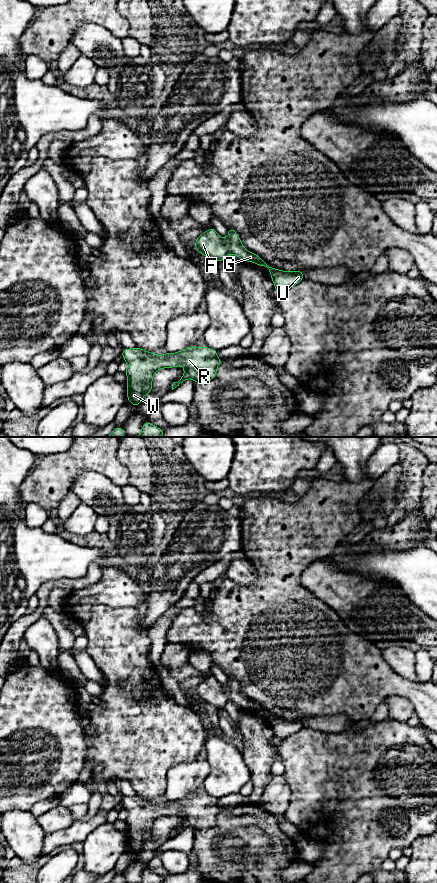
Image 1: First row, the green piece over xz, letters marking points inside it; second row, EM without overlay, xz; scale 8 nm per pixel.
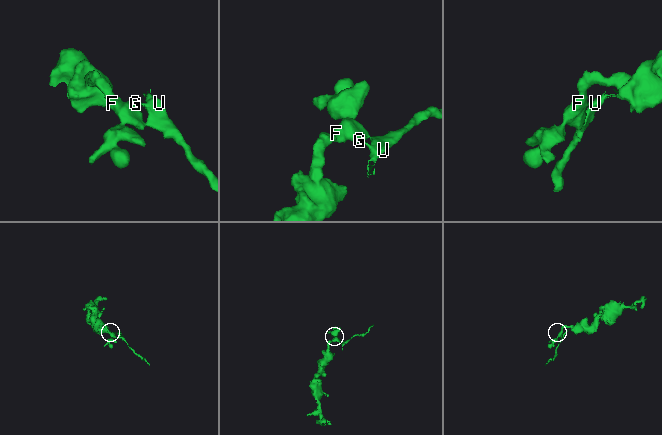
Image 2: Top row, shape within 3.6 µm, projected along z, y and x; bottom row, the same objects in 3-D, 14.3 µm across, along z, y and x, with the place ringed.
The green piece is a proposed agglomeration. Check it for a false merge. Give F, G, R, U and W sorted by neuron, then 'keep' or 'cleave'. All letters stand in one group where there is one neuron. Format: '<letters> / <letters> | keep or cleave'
F G R W / U | cleave

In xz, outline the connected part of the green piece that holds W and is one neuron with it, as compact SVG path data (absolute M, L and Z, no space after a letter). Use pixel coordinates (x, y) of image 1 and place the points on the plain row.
M190 794L176 801L156 803L140 797L123 796L121 804L127 811L125 822L127 824L127 848L138 855L143 845L152 837L154 822L159 817L182 814L183 824L172 832L172 838L187 827L193 827L195 833L216 825L218 814L222 807L217 805L217 798L204 795Z

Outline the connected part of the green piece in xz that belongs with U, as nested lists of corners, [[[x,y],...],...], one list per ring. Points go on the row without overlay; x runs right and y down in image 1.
[[[264,709],[261,714],[266,715],[269,718],[277,742],[288,738],[289,736],[297,733],[302,728],[304,728],[303,718],[292,720],[279,718],[272,716],[268,711]]]

